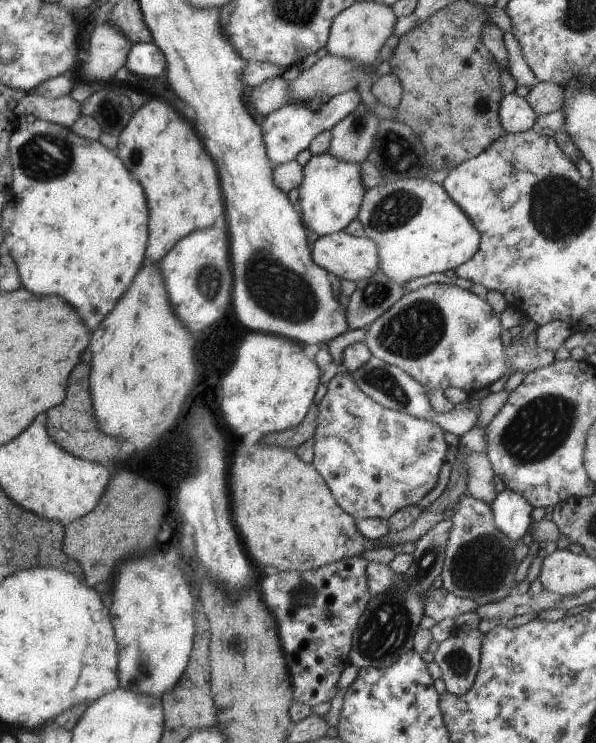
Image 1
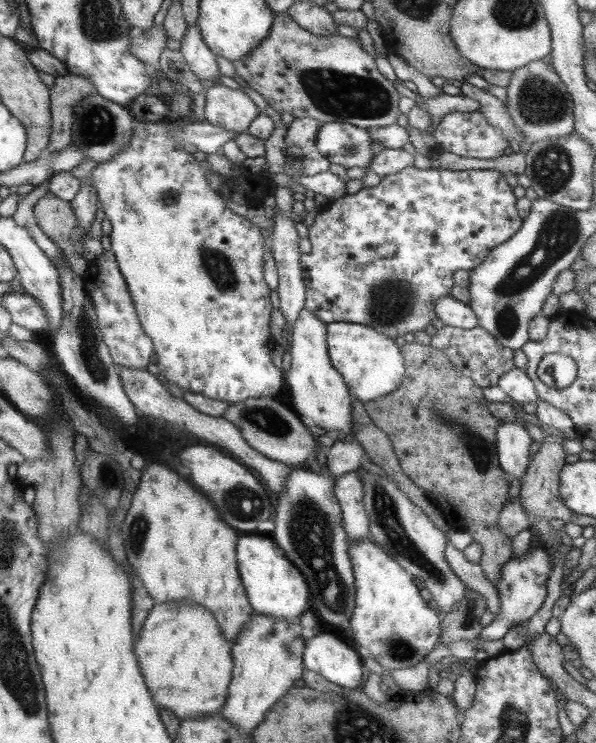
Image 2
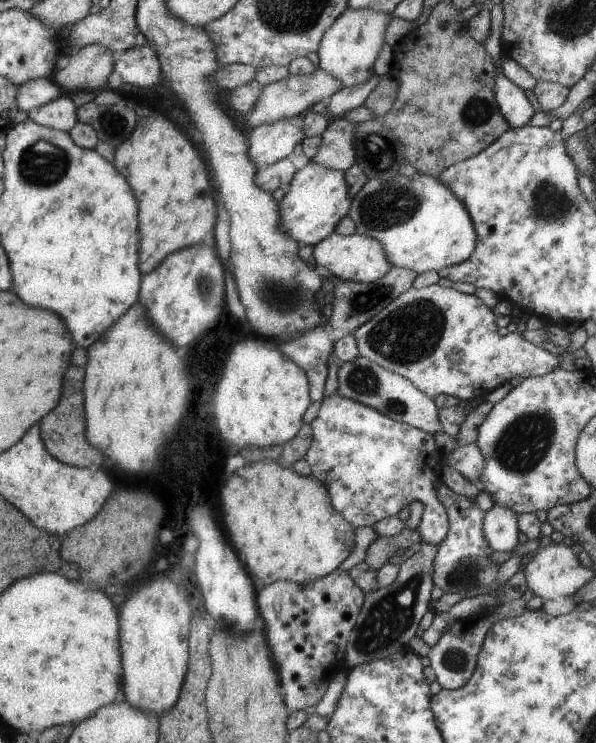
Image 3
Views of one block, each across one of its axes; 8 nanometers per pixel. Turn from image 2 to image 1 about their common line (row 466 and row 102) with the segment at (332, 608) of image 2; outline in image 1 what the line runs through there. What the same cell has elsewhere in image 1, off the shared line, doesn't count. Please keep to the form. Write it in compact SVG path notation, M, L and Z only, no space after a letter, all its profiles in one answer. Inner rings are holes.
M356 89L323 99L318 110L311 110L306 102L294 103L289 101L278 109L268 112L261 122L262 141L271 164L276 165L293 160L298 152L301 152L307 145L325 129L330 129L336 122L339 122L356 104L360 102Z

